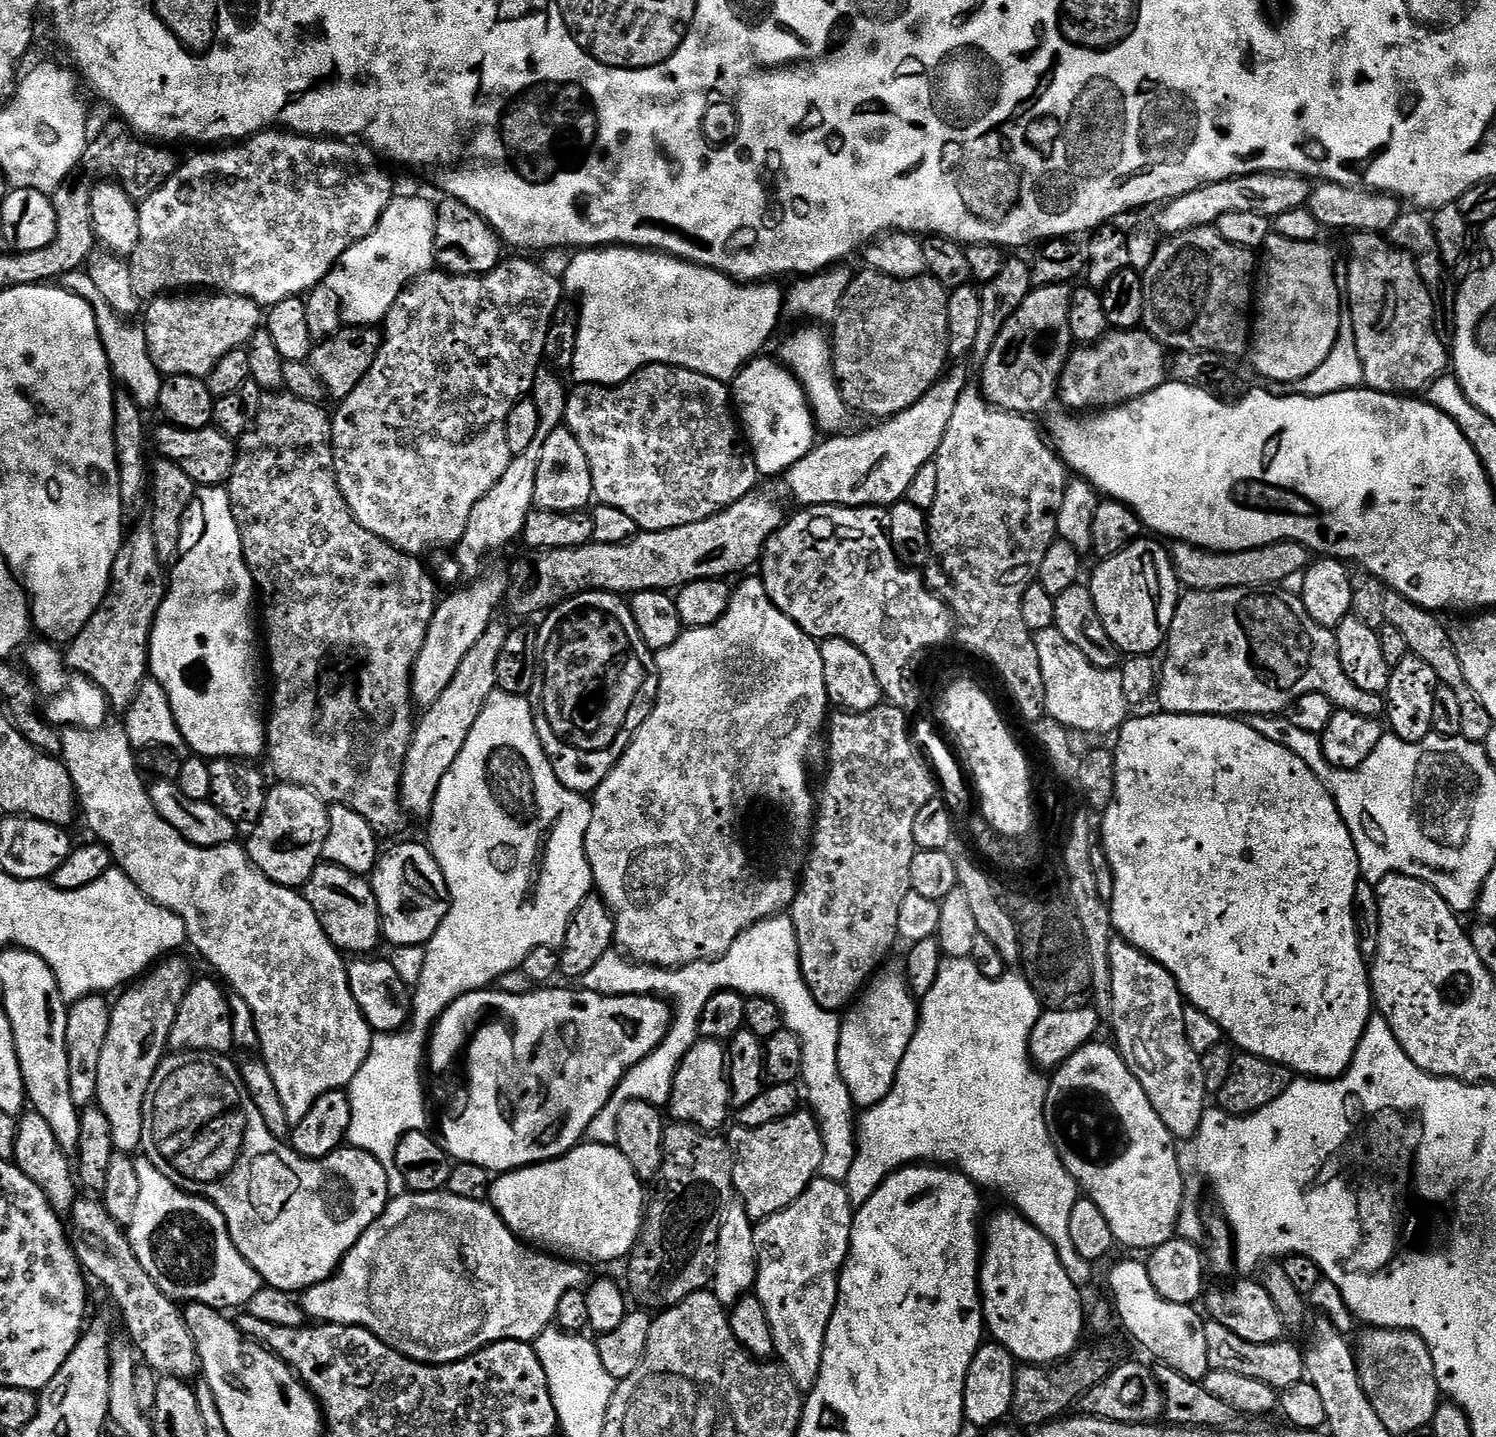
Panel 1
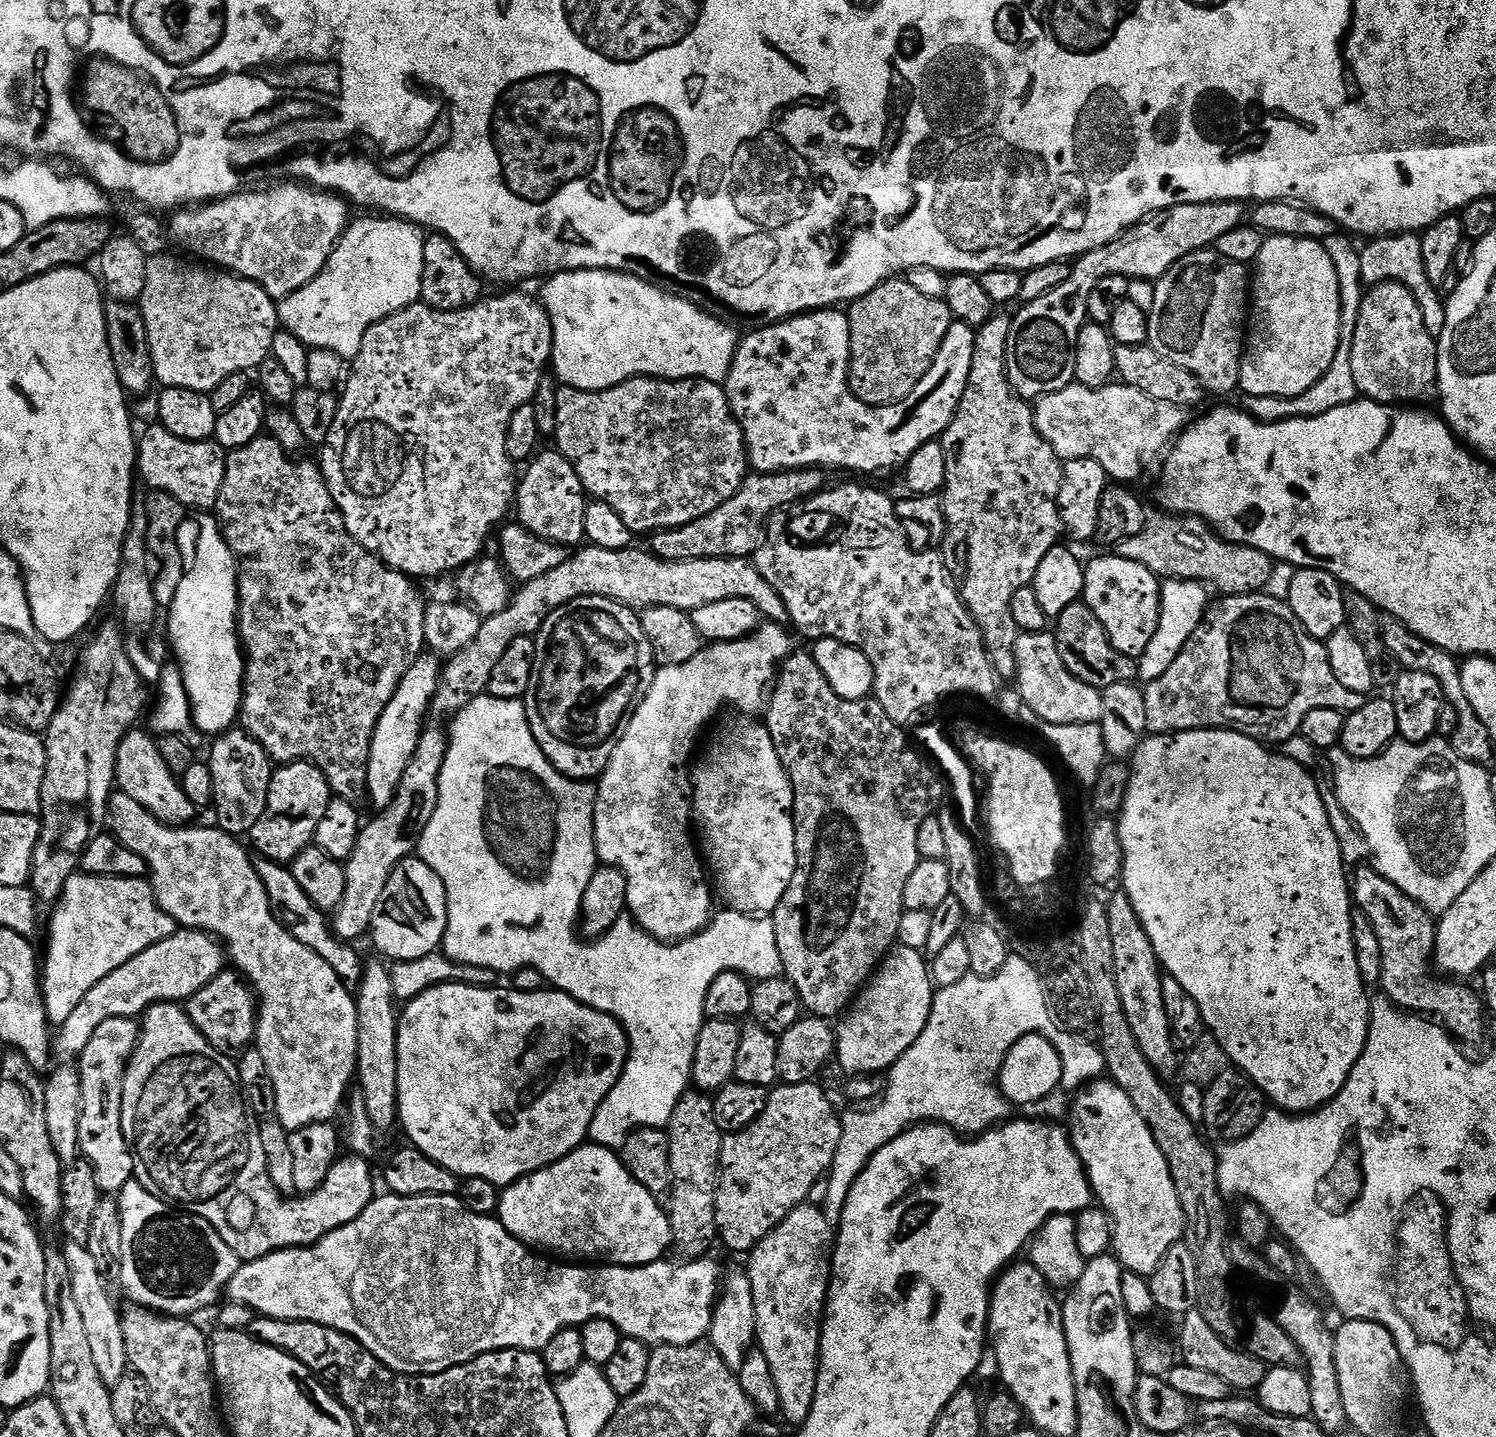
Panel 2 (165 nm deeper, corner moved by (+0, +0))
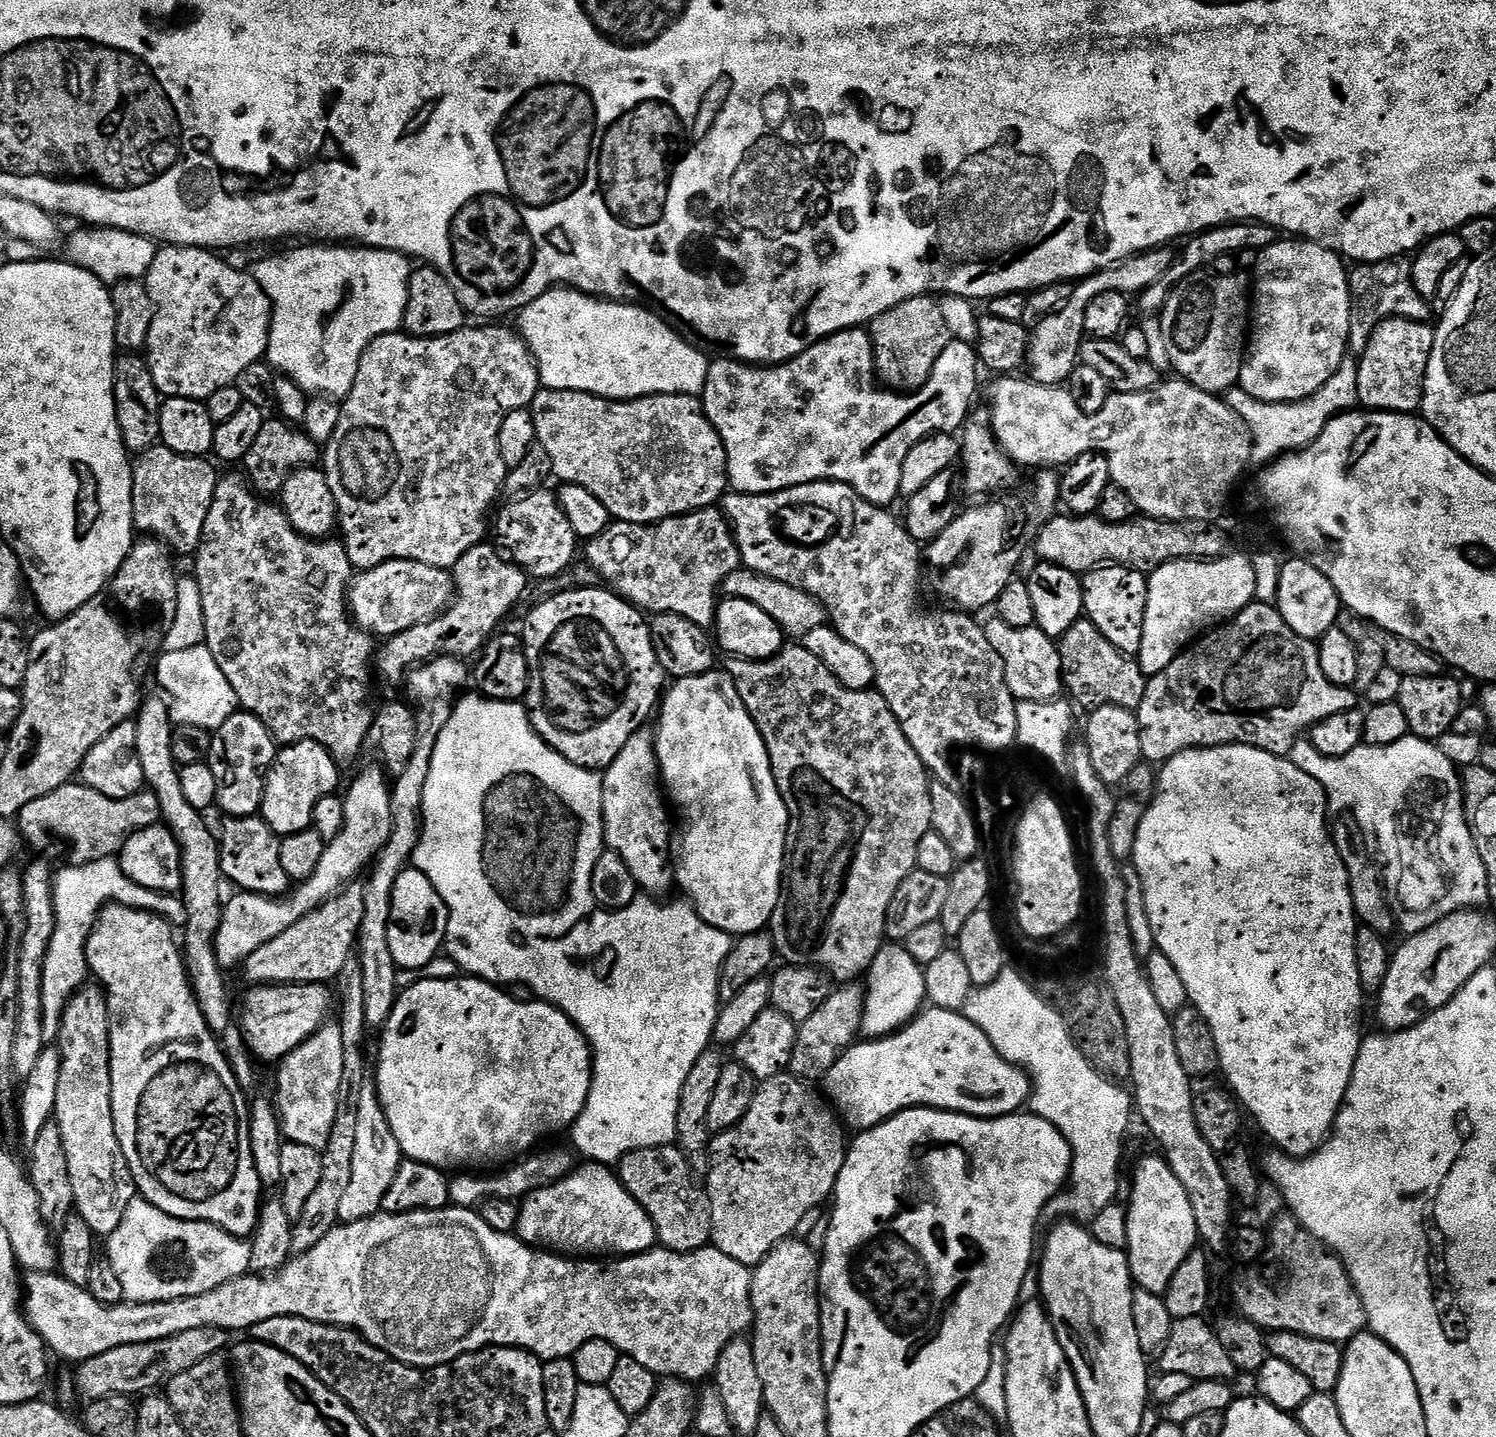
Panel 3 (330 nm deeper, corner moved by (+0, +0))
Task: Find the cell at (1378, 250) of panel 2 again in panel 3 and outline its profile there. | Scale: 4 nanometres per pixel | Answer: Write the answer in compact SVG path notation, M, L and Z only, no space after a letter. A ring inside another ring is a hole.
M1408 258L1383 260L1377 264L1356 264L1348 277L1348 289L1352 295L1350 310L1350 334L1348 347L1359 354L1368 349L1374 330L1383 320L1397 316L1403 320L1431 321L1433 305L1414 290L1412 281L1412 261Z

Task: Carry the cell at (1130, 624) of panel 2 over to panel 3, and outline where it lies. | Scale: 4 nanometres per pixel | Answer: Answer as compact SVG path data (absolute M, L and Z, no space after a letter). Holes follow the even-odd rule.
M1105 566L1095 568L1092 572L1087 573L1082 580L1084 586L1084 611L1087 619L1094 622L1094 626L1098 626L1098 630L1102 630L1102 634L1106 634L1106 638L1110 638L1110 642L1114 642L1114 646L1118 646L1118 650L1129 654L1139 653L1142 646L1142 636L1144 634L1144 615L1146 614L1146 606L1148 605L1148 576L1143 572L1137 572L1135 568L1125 568L1123 566Z

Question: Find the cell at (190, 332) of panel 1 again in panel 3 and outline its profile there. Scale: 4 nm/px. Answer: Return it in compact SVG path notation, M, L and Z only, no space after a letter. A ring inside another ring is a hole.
M165 245L151 260L144 277L155 309L146 345L146 359L150 374L154 374L154 386L158 386L161 397L177 396L205 401L210 394L214 394L214 390L235 384L238 374L242 374L246 366L254 366L265 359L272 325L272 304L258 286L255 275L248 273L247 276L217 256L209 249Z

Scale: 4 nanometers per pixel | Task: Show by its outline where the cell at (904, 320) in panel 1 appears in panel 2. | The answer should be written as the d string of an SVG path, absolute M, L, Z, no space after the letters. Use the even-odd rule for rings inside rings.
M893 278L885 280L870 294L851 301L847 309L850 322L850 374L848 381L852 387L852 393L862 402L867 404L897 404L904 400L926 378L926 370L934 362L938 350L942 346L942 338L946 338L946 330L950 330L954 319L948 303L938 297L928 297L919 290L914 290L907 279Z

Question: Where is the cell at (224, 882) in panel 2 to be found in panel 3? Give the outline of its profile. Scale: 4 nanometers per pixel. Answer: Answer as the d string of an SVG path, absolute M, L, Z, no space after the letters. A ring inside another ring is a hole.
M328 1022L306 1042L298 1045L285 1060L279 1061L280 1073L276 1076L276 1096L283 1139L293 1144L324 1149L332 1136L334 1114L338 1114L338 1090L342 1086L344 1073L344 1051L342 1050L342 1030L339 1023Z

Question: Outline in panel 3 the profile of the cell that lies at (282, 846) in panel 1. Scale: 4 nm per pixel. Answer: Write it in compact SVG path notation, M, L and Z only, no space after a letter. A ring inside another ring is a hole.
M313 740L281 747L276 753L272 769L268 771L259 815L281 838L305 832L307 828L313 827L312 819L318 802L337 791L336 787L340 784L339 771L341 769L336 759Z

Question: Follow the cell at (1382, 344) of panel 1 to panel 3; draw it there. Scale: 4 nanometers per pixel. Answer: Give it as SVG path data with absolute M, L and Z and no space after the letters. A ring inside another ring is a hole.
M1395 316L1374 330L1368 349L1359 353L1358 394L1365 409L1377 412L1415 413L1424 397L1424 379L1436 333L1433 325Z

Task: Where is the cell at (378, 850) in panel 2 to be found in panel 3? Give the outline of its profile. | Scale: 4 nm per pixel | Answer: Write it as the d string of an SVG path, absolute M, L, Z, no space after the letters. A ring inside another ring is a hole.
M353 882L339 894L331 896L322 906L318 906L310 914L303 916L290 930L282 930L278 938L270 938L266 946L258 946L254 954L250 954L243 962L242 971L252 986L262 984L328 984L335 981L336 975L346 966L346 962L353 959L354 949L360 939L362 918L366 914L366 898L364 897L365 885Z

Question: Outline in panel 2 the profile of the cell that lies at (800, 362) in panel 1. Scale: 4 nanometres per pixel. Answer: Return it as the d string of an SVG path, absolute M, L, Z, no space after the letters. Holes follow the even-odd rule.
M835 307L817 308L757 328L760 328L757 332L737 343L728 378L722 385L730 410L740 423L752 472L789 472L795 468L845 468L848 472L899 469L907 464L918 446L943 437L956 417L962 394L966 394L966 382L970 382L976 329L961 320L953 319L930 370L926 370L926 378L914 386L912 393L897 404L879 406L862 402L852 393L848 381L852 355L847 311Z

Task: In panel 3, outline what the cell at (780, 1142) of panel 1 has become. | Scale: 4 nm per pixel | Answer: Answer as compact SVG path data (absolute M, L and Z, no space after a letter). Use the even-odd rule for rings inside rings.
M791 1074L765 1080L757 1087L754 1102L750 1102L750 1110L746 1110L746 1118L742 1118L742 1122L738 1122L730 1130L713 1135L710 1145L712 1165L708 1168L708 1180L706 1179L708 1201L712 1211L711 1243L718 1250L722 1250L722 1254L730 1254L730 1258L734 1258L734 1262L742 1262L749 1270L755 1269L756 1265L761 1264L782 1241L789 1239L795 1233L798 1222L802 1222L802 1218L806 1218L806 1214L810 1214L810 1210L820 1208L824 1206L824 1203L827 1205L833 1199L838 1174L842 1174L842 1166L848 1153L846 1140L844 1144L845 1125L842 1123L841 1117L830 1107L829 1101L819 1091L816 1093L812 1088L815 1087L809 1086L805 1081L799 1080L797 1076Z

